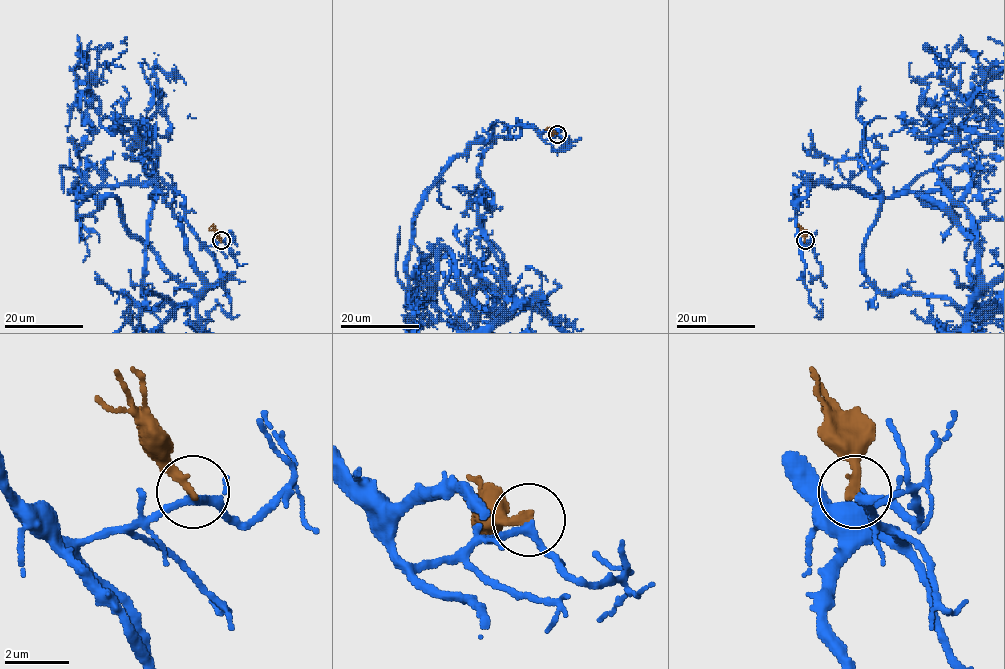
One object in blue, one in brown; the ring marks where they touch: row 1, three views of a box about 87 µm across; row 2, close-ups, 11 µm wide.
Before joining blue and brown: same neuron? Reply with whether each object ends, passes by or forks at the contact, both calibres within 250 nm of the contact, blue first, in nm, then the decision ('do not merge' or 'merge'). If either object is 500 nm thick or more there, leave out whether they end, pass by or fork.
blue passes by; brown ends; calibres 240 and 280 nm; do not merge

